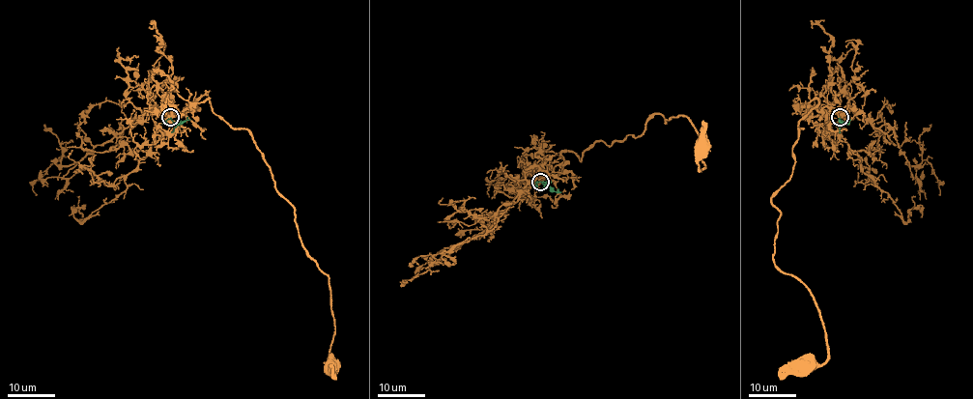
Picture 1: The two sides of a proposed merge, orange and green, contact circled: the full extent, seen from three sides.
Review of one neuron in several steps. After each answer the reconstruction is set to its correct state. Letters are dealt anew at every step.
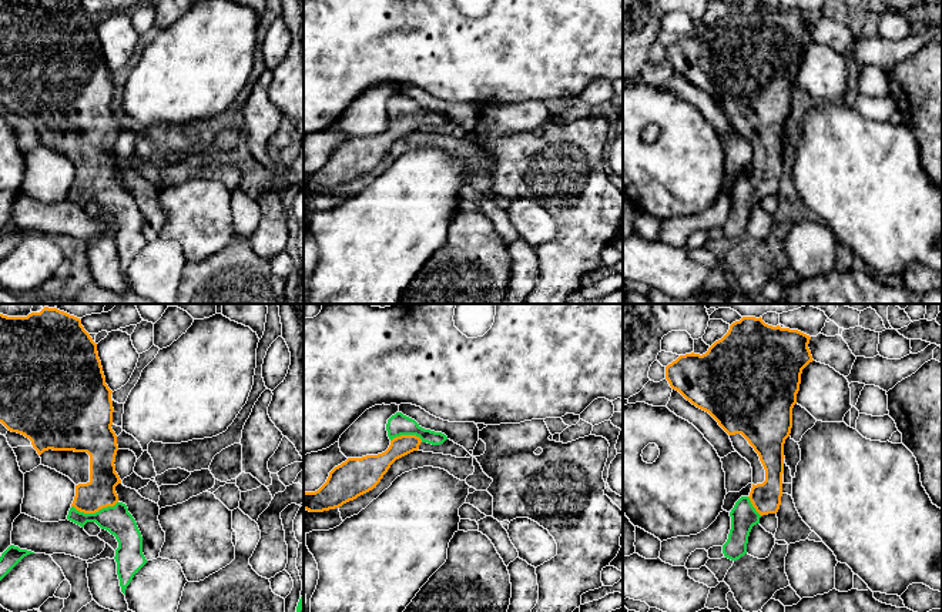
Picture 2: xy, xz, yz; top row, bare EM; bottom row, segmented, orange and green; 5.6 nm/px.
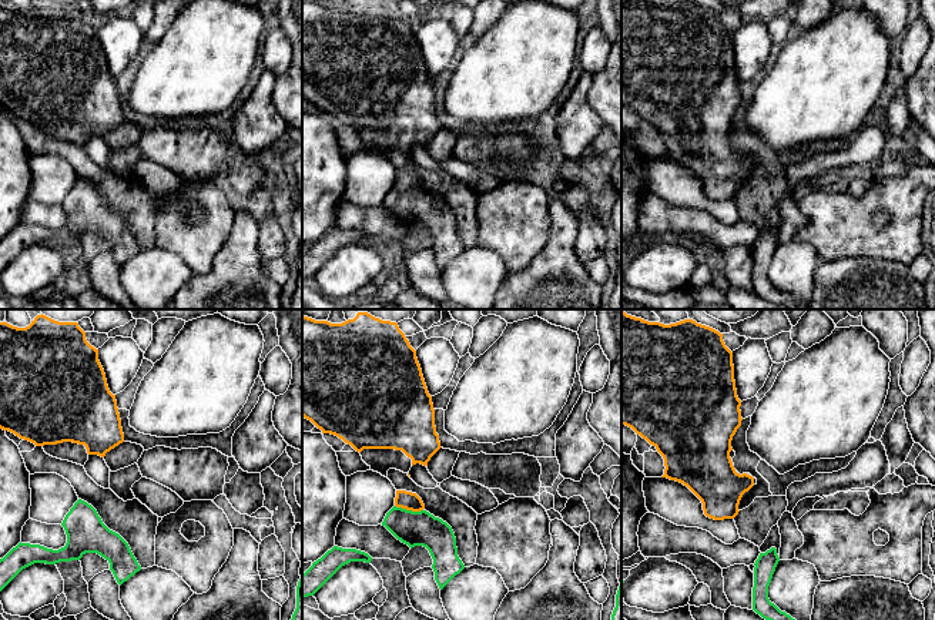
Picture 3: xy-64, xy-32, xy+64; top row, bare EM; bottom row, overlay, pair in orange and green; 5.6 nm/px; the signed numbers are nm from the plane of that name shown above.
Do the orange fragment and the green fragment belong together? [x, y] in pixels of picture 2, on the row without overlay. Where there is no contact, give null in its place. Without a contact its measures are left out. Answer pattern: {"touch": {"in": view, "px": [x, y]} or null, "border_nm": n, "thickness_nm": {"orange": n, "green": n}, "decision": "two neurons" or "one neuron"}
{"touch": {"in": "xy", "px": [94, 193]}, "border_nm": 260, "thickness_nm": {"orange": 180, "green": 160}, "decision": "one neuron"}

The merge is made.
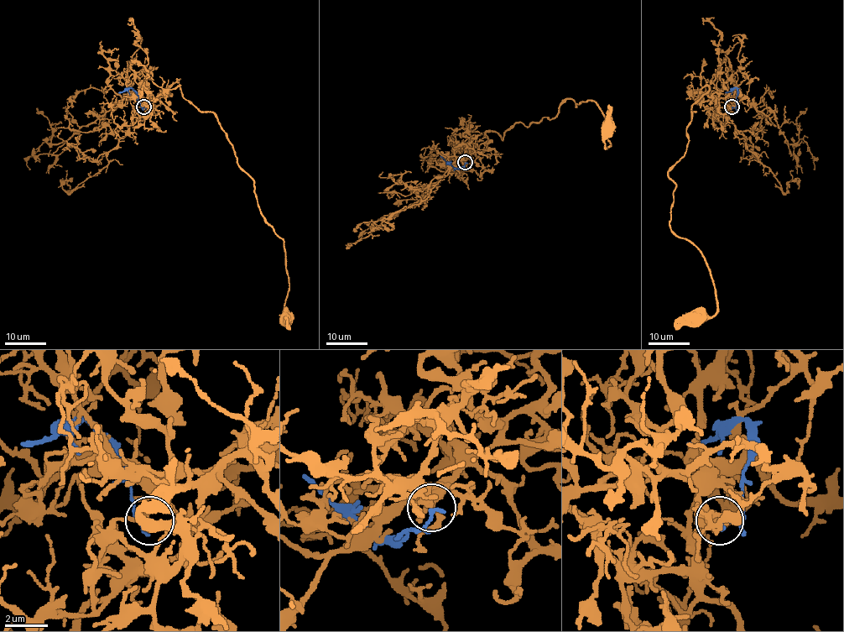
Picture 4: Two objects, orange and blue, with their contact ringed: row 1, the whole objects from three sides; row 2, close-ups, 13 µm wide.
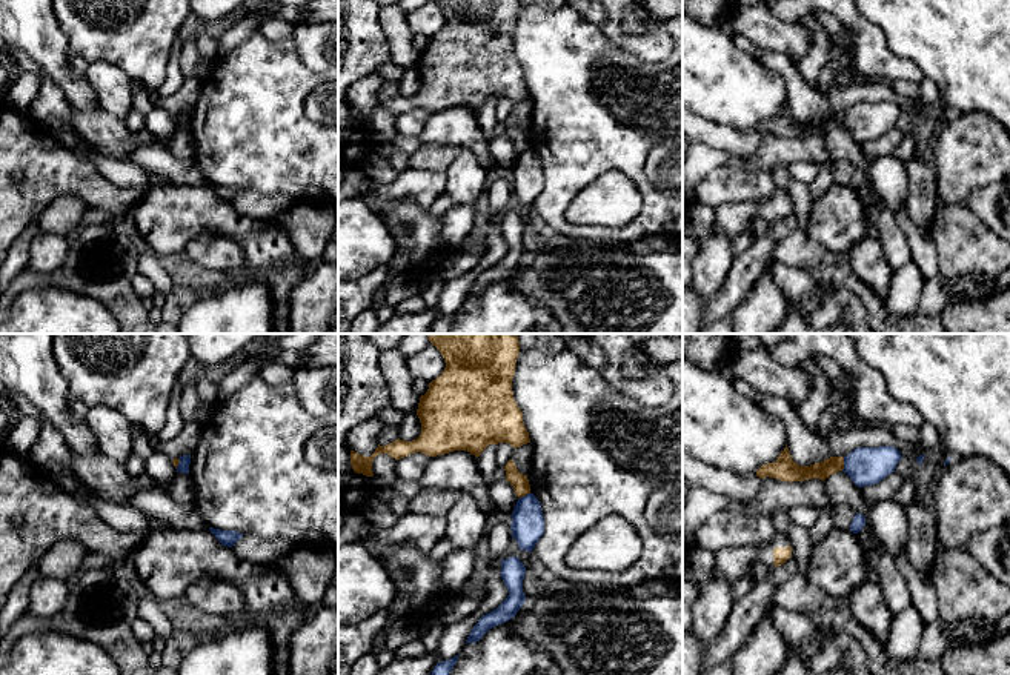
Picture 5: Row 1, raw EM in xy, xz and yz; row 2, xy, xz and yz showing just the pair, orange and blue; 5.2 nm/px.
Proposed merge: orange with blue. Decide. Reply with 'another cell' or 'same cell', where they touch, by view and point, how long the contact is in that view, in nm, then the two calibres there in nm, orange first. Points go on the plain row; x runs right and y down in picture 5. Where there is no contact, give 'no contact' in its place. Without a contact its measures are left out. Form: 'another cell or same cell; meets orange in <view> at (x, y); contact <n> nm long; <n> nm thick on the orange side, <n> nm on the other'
another cell; meets orange in xz at (523, 151); contact 70 nm long; 90 nm thick on the orange side, 180 nm on the other

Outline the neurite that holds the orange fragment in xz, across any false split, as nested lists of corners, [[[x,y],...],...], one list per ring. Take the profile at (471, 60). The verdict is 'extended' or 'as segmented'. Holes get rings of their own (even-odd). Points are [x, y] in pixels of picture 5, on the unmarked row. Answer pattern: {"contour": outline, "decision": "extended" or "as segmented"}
{"contour": [[[434,0],[443,11],[446,23],[440,32],[429,38],[429,45],[420,52],[417,71],[421,78],[421,89],[417,95],[395,95],[380,101],[370,112],[351,106],[354,128],[374,132],[372,117],[380,109],[387,109],[395,115],[421,108],[429,112],[444,111],[454,106],[467,106],[477,114],[489,100],[509,98],[513,105],[530,98],[529,88],[523,78],[523,68],[515,58],[512,34],[515,31],[520,0]]], "decision": "as segmented"}

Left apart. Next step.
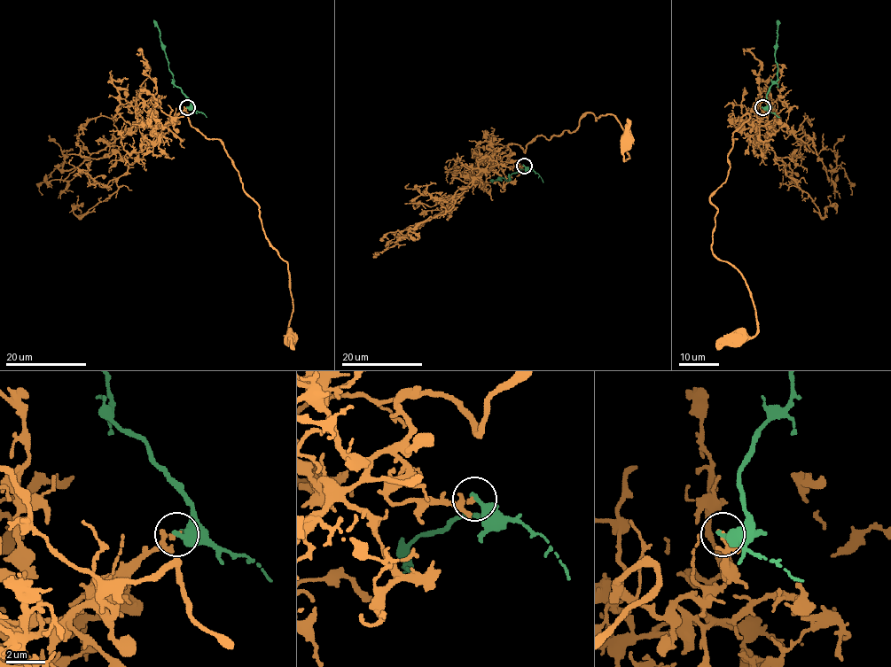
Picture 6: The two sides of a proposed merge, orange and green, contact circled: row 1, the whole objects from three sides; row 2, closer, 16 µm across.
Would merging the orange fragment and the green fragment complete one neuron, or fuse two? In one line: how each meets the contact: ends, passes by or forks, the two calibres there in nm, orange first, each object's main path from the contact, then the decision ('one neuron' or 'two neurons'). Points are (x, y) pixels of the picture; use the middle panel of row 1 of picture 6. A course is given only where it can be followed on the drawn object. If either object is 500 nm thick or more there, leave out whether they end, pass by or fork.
orange ends; green ends; calibres 200 and 420 nm; course orange (523, 166), (506, 166), (508, 145), (571, 133), (588, 112), (618, 120), (627, 159), (627, 140); course green (523, 166), (527, 170), (514, 172), (509, 180), (501, 178), (490, 181); two neurons

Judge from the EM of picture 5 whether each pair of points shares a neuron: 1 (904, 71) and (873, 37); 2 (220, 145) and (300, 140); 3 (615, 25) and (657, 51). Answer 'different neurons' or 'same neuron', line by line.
1: same neuron
2: same neuron
3: same neuron

